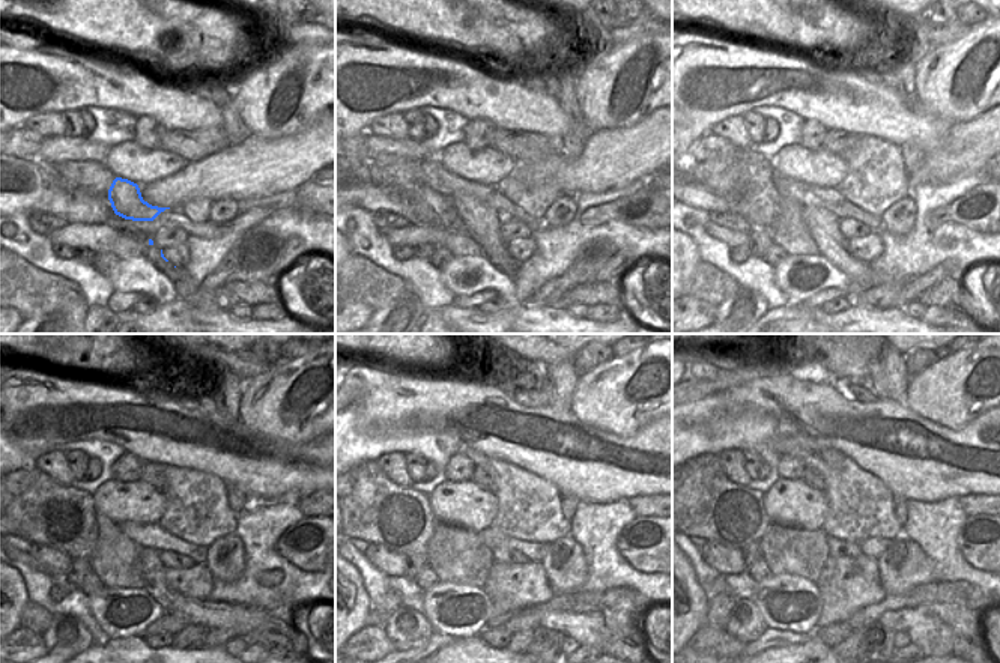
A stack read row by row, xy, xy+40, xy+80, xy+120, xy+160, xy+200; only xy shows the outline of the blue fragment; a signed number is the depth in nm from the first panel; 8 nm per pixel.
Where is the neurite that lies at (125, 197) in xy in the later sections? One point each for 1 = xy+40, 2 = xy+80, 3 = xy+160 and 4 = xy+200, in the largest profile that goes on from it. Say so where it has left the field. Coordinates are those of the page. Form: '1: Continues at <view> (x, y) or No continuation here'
1: Continues at xy+40 (483, 223)
2: Continues at xy+80 (823, 224)
3: Continues at xy+160 (593, 629)
4: Continues at xy+200 (934, 629)

